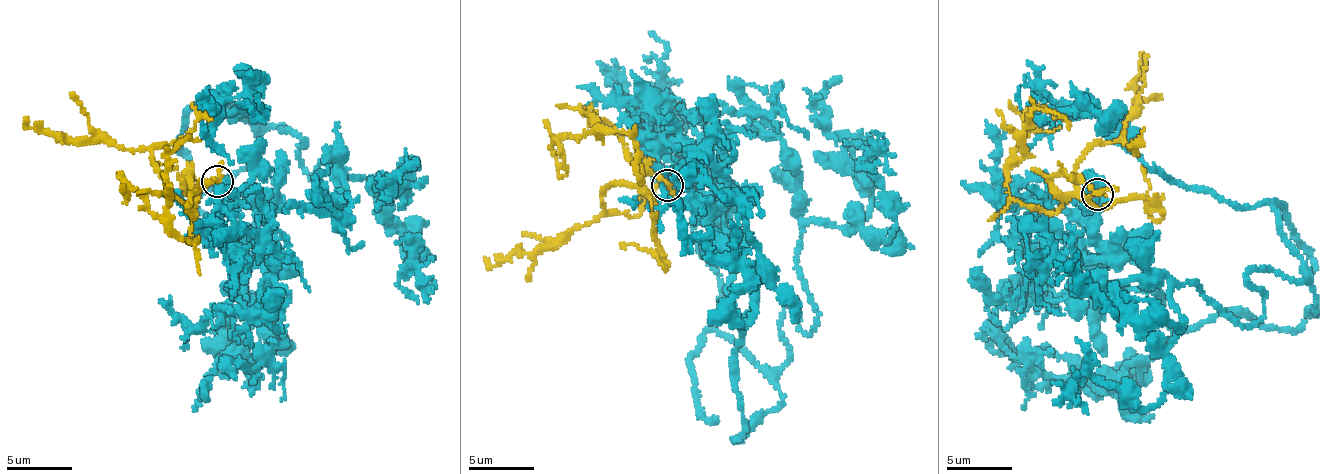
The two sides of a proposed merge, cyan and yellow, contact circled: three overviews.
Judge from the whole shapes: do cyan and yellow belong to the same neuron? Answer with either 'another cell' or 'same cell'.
another cell

